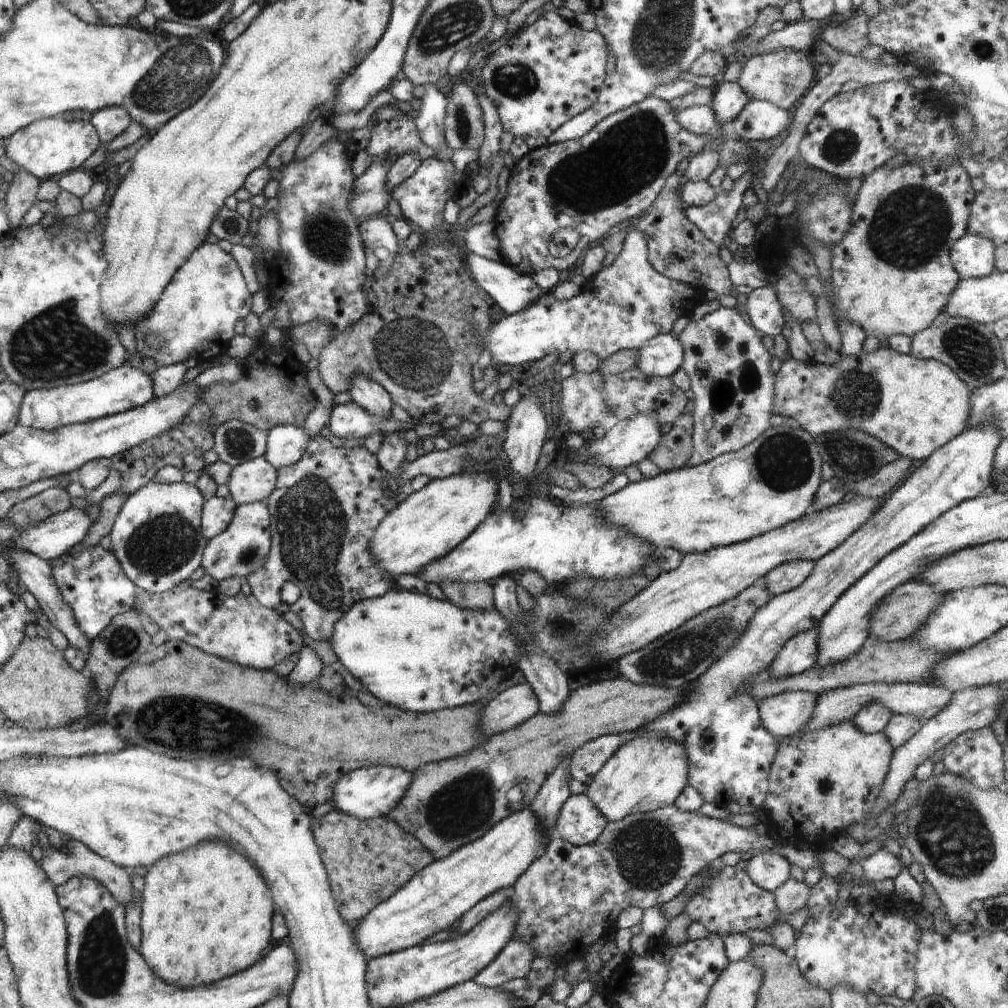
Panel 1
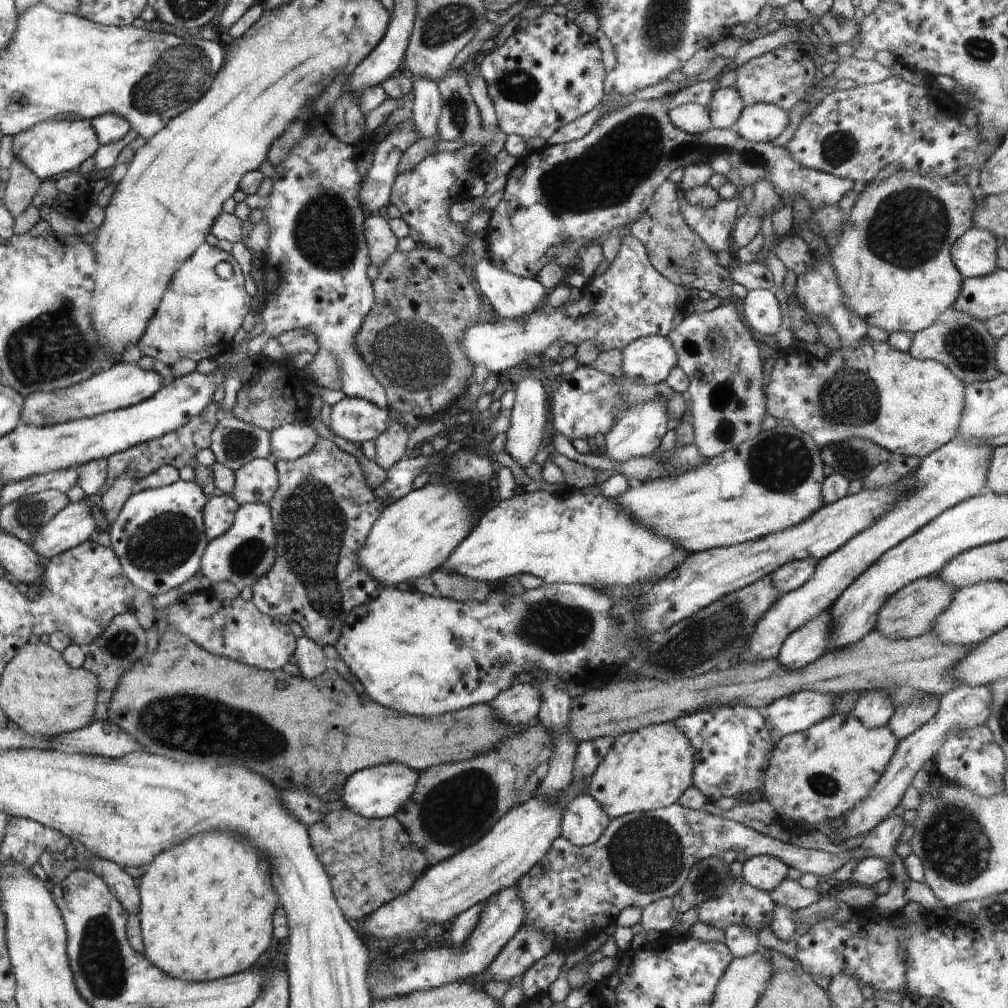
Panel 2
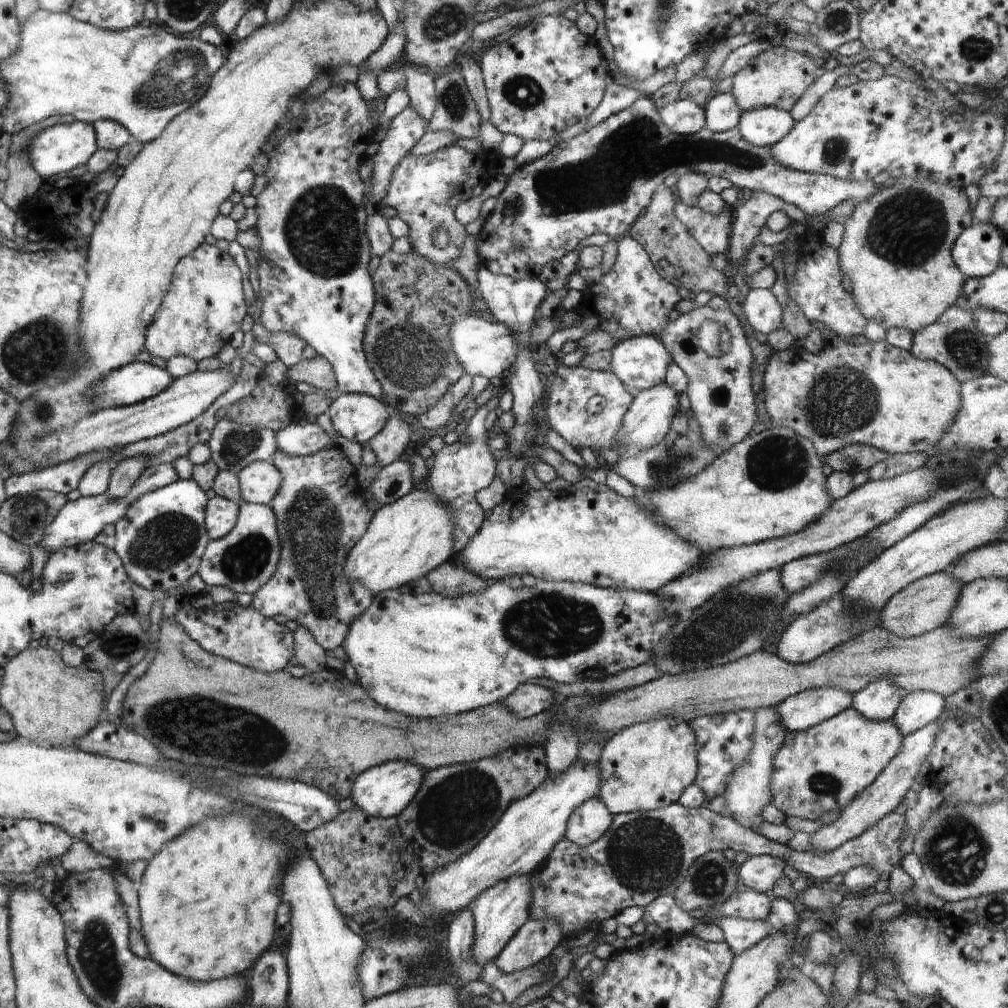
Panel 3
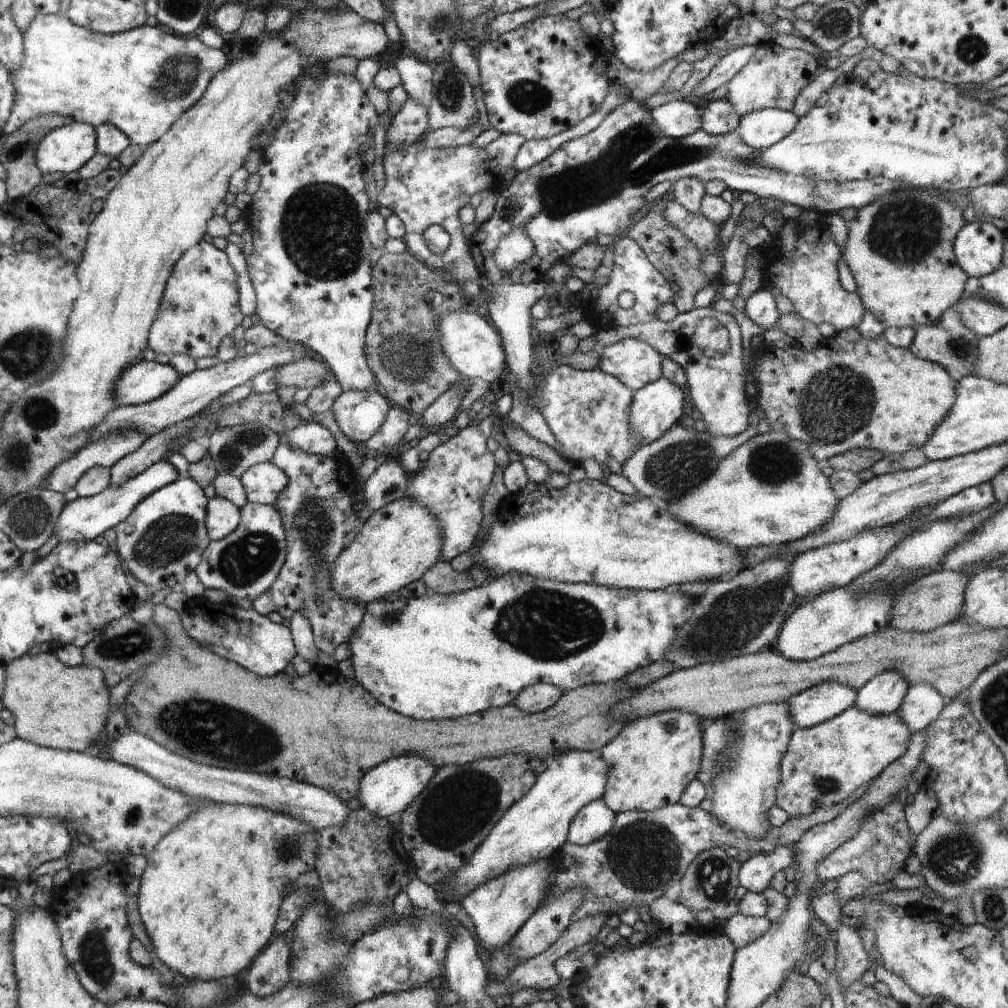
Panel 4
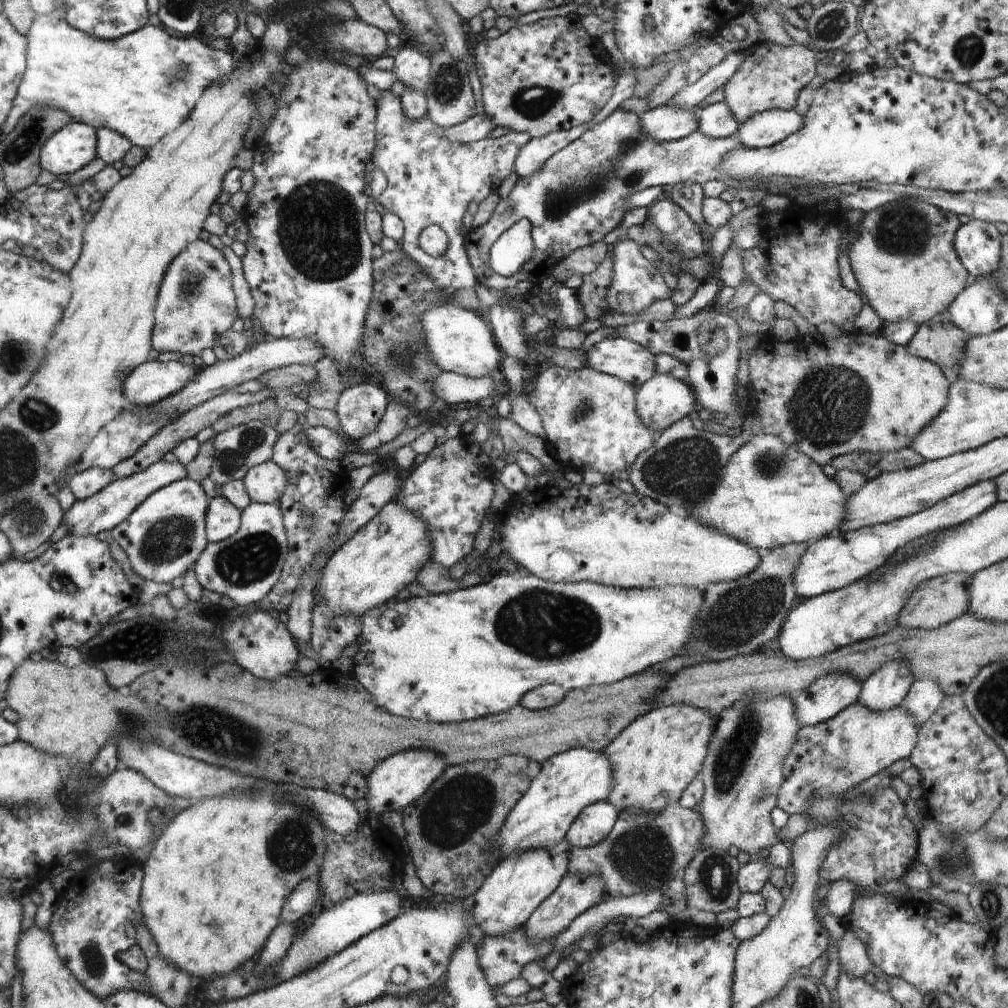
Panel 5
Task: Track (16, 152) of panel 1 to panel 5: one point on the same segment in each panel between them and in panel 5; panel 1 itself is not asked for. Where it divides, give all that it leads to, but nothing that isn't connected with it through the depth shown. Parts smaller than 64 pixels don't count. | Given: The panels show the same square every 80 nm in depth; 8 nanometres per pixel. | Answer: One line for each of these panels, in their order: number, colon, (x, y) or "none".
2: (54, 146)
3: (62, 147)
4: (69, 147)
5: (76, 146)

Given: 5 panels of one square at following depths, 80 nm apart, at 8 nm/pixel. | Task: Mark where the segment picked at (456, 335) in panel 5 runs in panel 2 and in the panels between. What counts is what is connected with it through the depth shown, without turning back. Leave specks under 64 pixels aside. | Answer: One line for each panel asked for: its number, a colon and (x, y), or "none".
2: (631, 300)
3: (487, 348)
4: (476, 350)

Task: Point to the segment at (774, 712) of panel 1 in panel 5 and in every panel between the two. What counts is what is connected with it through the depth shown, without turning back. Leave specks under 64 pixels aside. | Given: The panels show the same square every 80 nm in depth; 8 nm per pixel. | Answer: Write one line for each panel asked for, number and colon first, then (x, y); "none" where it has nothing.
2: (796, 712)
3: (801, 711)
4: (819, 703)
5: (829, 695)

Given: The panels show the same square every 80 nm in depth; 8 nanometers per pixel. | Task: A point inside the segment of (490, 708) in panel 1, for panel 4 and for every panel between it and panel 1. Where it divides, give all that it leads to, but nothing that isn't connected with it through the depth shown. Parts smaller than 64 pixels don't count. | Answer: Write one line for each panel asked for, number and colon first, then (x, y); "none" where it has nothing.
2: (519, 704)
3: (528, 700)
4: (536, 698)

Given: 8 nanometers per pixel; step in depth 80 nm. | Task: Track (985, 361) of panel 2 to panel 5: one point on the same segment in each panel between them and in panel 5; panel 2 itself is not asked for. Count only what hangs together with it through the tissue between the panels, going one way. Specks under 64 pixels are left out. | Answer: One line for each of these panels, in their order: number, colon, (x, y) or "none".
3: (954, 340)
4: (949, 342)
5: (939, 341)

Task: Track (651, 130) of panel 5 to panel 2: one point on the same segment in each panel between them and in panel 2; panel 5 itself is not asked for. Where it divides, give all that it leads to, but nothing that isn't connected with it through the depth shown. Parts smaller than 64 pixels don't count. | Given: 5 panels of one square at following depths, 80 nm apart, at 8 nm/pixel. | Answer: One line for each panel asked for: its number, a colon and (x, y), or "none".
2: (692, 118)
3: (684, 117)
4: (679, 118)

